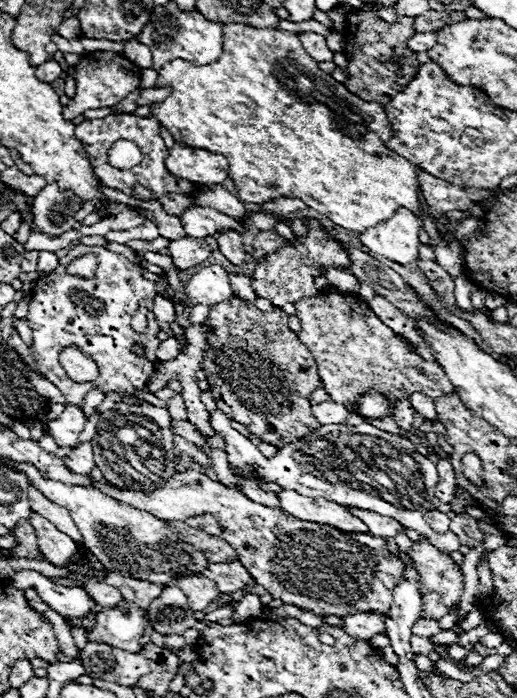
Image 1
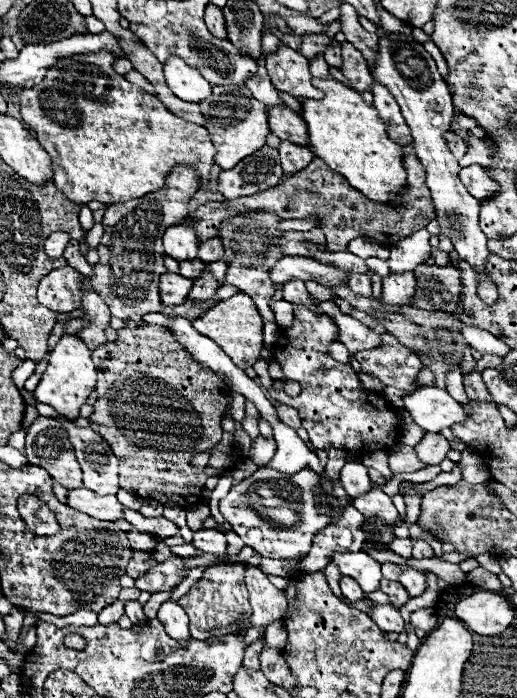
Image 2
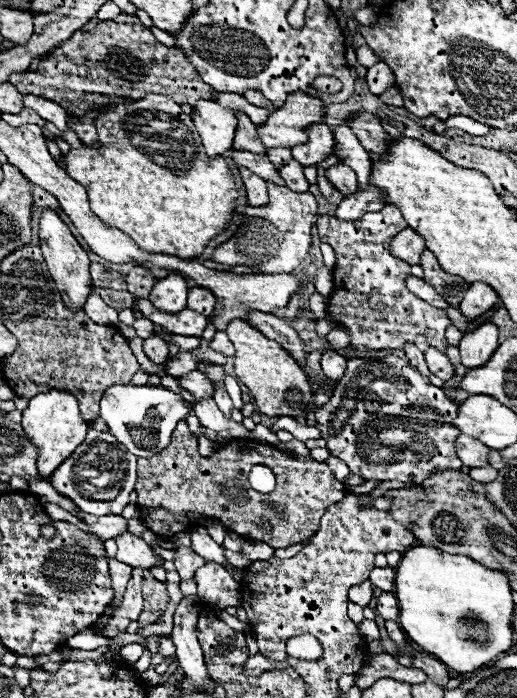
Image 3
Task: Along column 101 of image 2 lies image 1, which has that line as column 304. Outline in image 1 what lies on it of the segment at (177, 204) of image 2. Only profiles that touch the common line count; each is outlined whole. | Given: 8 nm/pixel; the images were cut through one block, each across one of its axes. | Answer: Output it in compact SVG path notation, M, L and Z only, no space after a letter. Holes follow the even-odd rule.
M308 222L308 228L310 228L310 234L304 242L294 238L288 246L280 248L276 254L268 254L266 258L262 258L256 264L256 270L252 274L252 288L256 290L258 296L270 300L274 306L284 306L286 302L296 304L304 296L314 296L316 294L314 276L322 274L316 264L328 264L328 266L338 266L338 264L348 266L350 264L346 252L338 246L338 242L334 238L320 232L314 222Z

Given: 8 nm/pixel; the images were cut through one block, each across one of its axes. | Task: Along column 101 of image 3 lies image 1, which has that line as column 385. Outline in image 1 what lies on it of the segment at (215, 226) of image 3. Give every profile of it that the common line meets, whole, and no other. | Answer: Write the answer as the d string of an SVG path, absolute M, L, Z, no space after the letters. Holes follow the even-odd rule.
M230 22L224 24L222 48L222 56L206 66L196 66L188 60L164 64L152 88L170 86L170 96L164 102L150 104L150 114L176 142L224 154L236 196L242 202L264 204L274 198L300 198L334 224L356 234L390 218L400 206L420 214L418 168L386 148L392 126L380 104L358 98L344 84L322 72L292 32Z

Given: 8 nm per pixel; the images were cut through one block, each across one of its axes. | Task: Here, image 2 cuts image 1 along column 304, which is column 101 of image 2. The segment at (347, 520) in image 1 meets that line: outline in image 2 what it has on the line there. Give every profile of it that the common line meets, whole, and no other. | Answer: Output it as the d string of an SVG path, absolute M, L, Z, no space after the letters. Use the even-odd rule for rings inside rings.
M76 488L68 492L68 502L70 508L94 516L96 520L106 520L106 522L114 522L114 520L122 520L124 518L124 506L116 500L116 496L108 494L108 496L98 496L92 490L86 488Z

